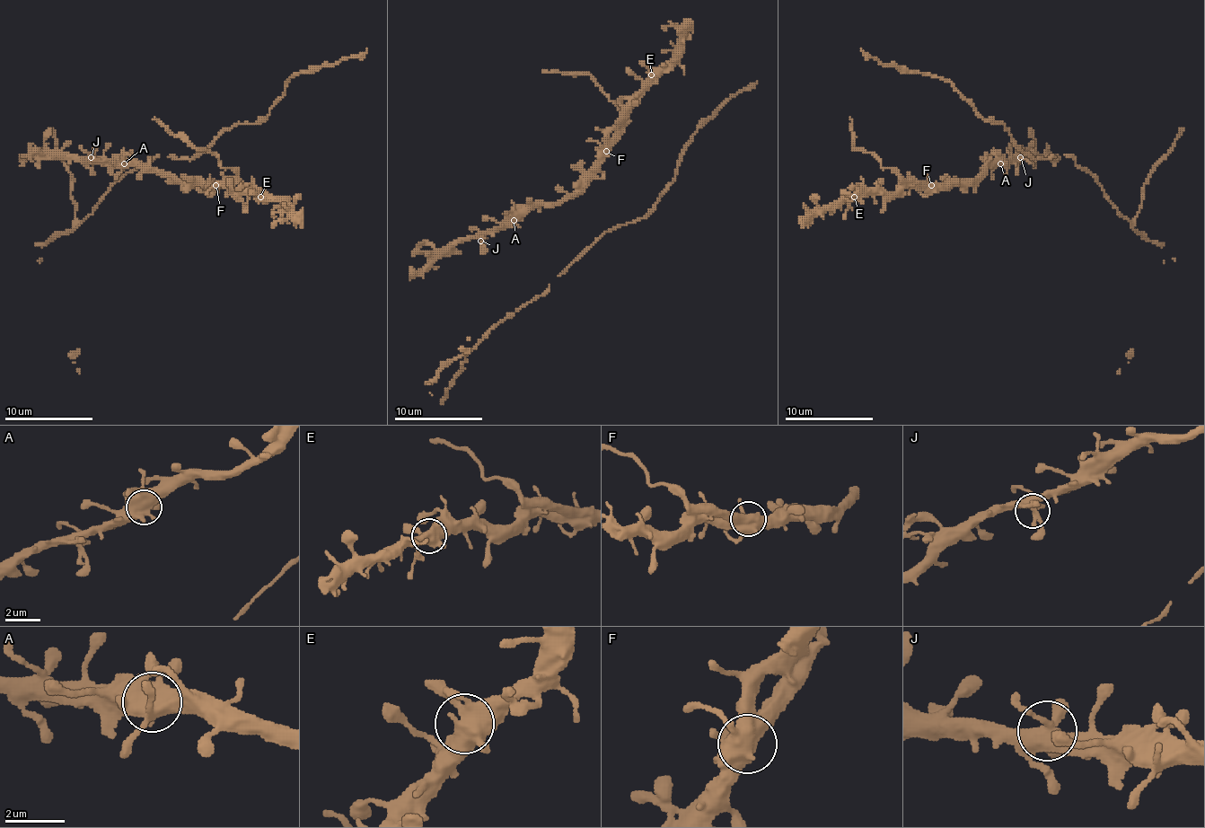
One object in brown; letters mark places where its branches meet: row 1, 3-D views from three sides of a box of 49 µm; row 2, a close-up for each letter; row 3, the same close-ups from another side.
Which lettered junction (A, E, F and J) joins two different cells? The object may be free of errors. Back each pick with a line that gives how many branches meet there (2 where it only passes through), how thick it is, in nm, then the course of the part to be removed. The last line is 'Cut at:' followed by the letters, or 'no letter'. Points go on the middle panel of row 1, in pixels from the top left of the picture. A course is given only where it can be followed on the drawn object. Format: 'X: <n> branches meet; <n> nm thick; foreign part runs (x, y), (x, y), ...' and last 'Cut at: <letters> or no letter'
F: 6 branches meet; 600 nm thick; foreign part runs (606, 152), (627, 117), (589, 74), (565, 74), (542, 70)
Cut at: F

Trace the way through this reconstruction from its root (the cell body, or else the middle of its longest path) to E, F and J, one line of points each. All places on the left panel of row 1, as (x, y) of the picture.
E: (124, 159), (150, 172), (168, 172), (183, 181), (206, 181), (223, 186), (230, 192), (256, 192), (260, 197)
F: (124, 159), (150, 172), (168, 172), (183, 181), (206, 181), (216, 186)
J: (124, 159), (91, 157)

